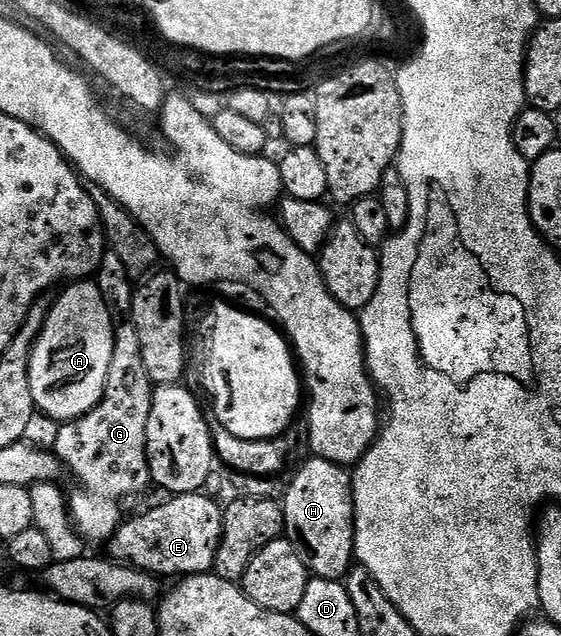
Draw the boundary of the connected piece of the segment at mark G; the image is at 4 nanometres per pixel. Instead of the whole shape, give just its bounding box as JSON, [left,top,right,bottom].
[54,319,153,542]

